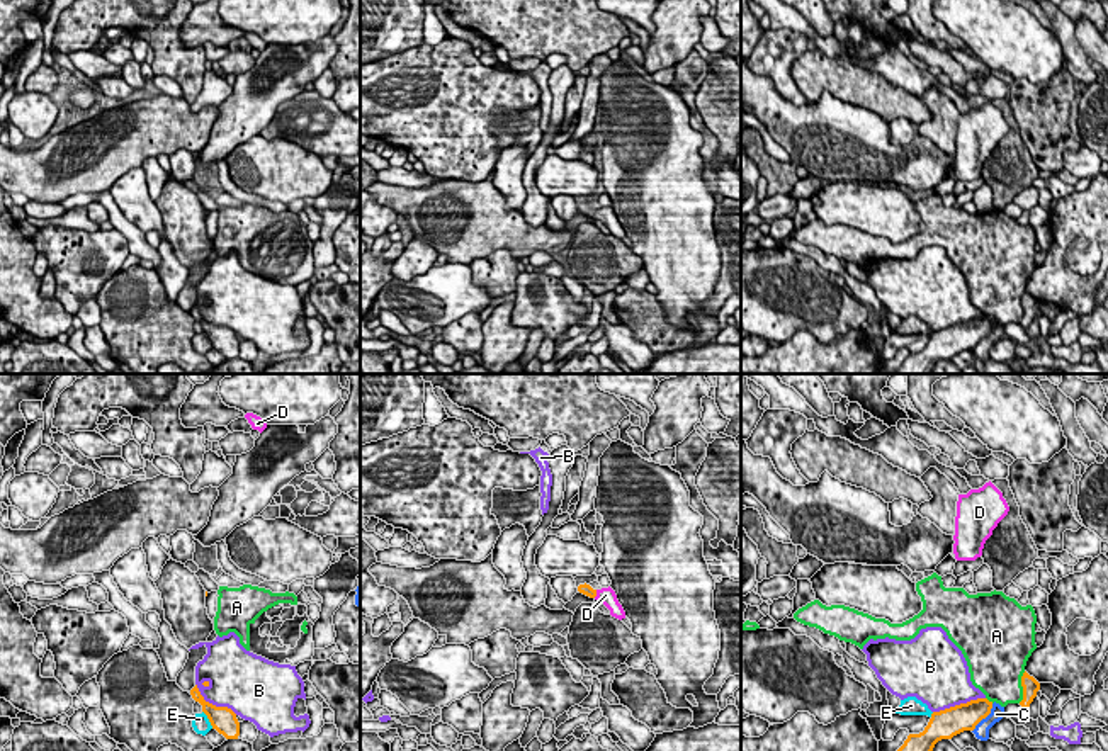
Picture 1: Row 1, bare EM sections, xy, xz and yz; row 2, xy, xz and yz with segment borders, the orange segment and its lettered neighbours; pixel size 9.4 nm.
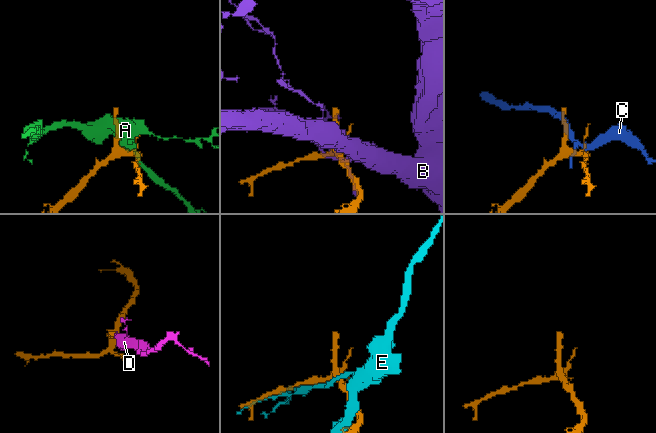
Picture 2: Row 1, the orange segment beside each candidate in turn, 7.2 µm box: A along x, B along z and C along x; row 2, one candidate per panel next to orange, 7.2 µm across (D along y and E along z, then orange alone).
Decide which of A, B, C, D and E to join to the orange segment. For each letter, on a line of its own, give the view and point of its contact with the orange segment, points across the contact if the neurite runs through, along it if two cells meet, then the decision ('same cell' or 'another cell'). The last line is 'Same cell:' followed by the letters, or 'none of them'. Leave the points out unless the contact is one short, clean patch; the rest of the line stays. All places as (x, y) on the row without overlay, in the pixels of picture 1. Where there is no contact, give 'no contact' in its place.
A: meets orange in yz at (1022, 304); another cell
B: meets orange in yz at (961, 323); another cell
C: meets orange in yz at (984, 337); border along yz (993, 323), (991, 330), (972, 350); another cell
D: meets orange in xz at (595, 213); runs through xz (585, 208), (595, 213), (605, 214); same cell
E: meets orange in xy at (208, 337); another cell
Same cell: D

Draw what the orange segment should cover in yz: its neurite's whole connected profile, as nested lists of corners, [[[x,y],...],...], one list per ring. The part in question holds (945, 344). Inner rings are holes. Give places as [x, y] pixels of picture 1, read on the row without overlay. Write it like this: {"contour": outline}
{"contour": [[[987,318],[970,319],[940,331],[933,331],[928,345],[919,353],[909,353],[894,374],[931,374],[941,359],[952,359],[975,345],[991,333],[992,321]]]}

